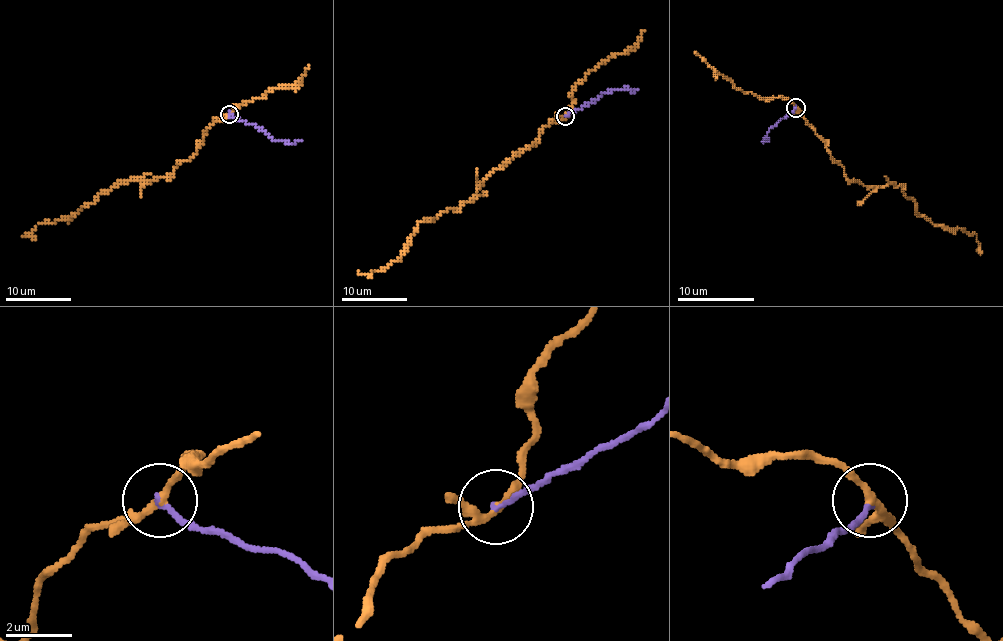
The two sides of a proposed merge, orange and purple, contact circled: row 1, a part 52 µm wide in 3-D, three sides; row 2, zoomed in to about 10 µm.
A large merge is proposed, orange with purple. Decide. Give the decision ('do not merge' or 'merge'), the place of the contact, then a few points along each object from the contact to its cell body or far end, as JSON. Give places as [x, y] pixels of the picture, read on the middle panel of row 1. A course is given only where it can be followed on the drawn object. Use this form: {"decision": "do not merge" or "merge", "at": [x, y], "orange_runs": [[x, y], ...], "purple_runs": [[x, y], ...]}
{"decision": "do not merge", "at": [565, 116], "orange_runs": [[564, 117], [494, 169], [474, 197], [418, 224], [387, 266], [357, 271]], "purple_runs": [[564, 117], [611, 90], [639, 89]]}

